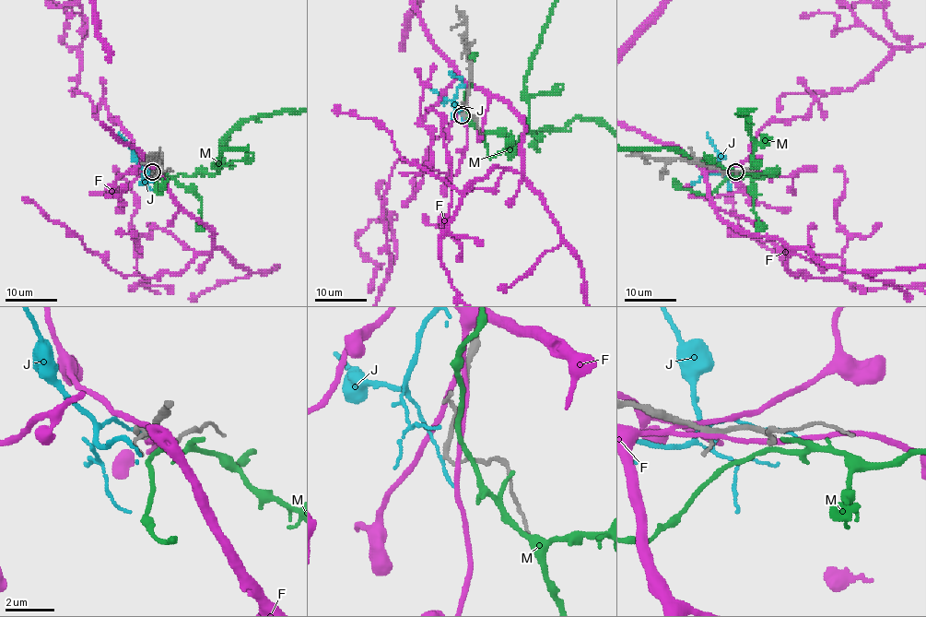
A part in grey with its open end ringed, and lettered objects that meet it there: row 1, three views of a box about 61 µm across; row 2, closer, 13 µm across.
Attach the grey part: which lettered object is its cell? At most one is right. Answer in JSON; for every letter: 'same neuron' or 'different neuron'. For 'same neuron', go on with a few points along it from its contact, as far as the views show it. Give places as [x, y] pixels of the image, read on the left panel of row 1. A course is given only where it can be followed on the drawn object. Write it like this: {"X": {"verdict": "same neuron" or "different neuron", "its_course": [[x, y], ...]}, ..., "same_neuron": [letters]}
{"F": {"verdict": "different neuron"}, "J": {"verdict": "different neuron"}, "M": {"verdict": "different neuron"}, "same_neuron": []}

